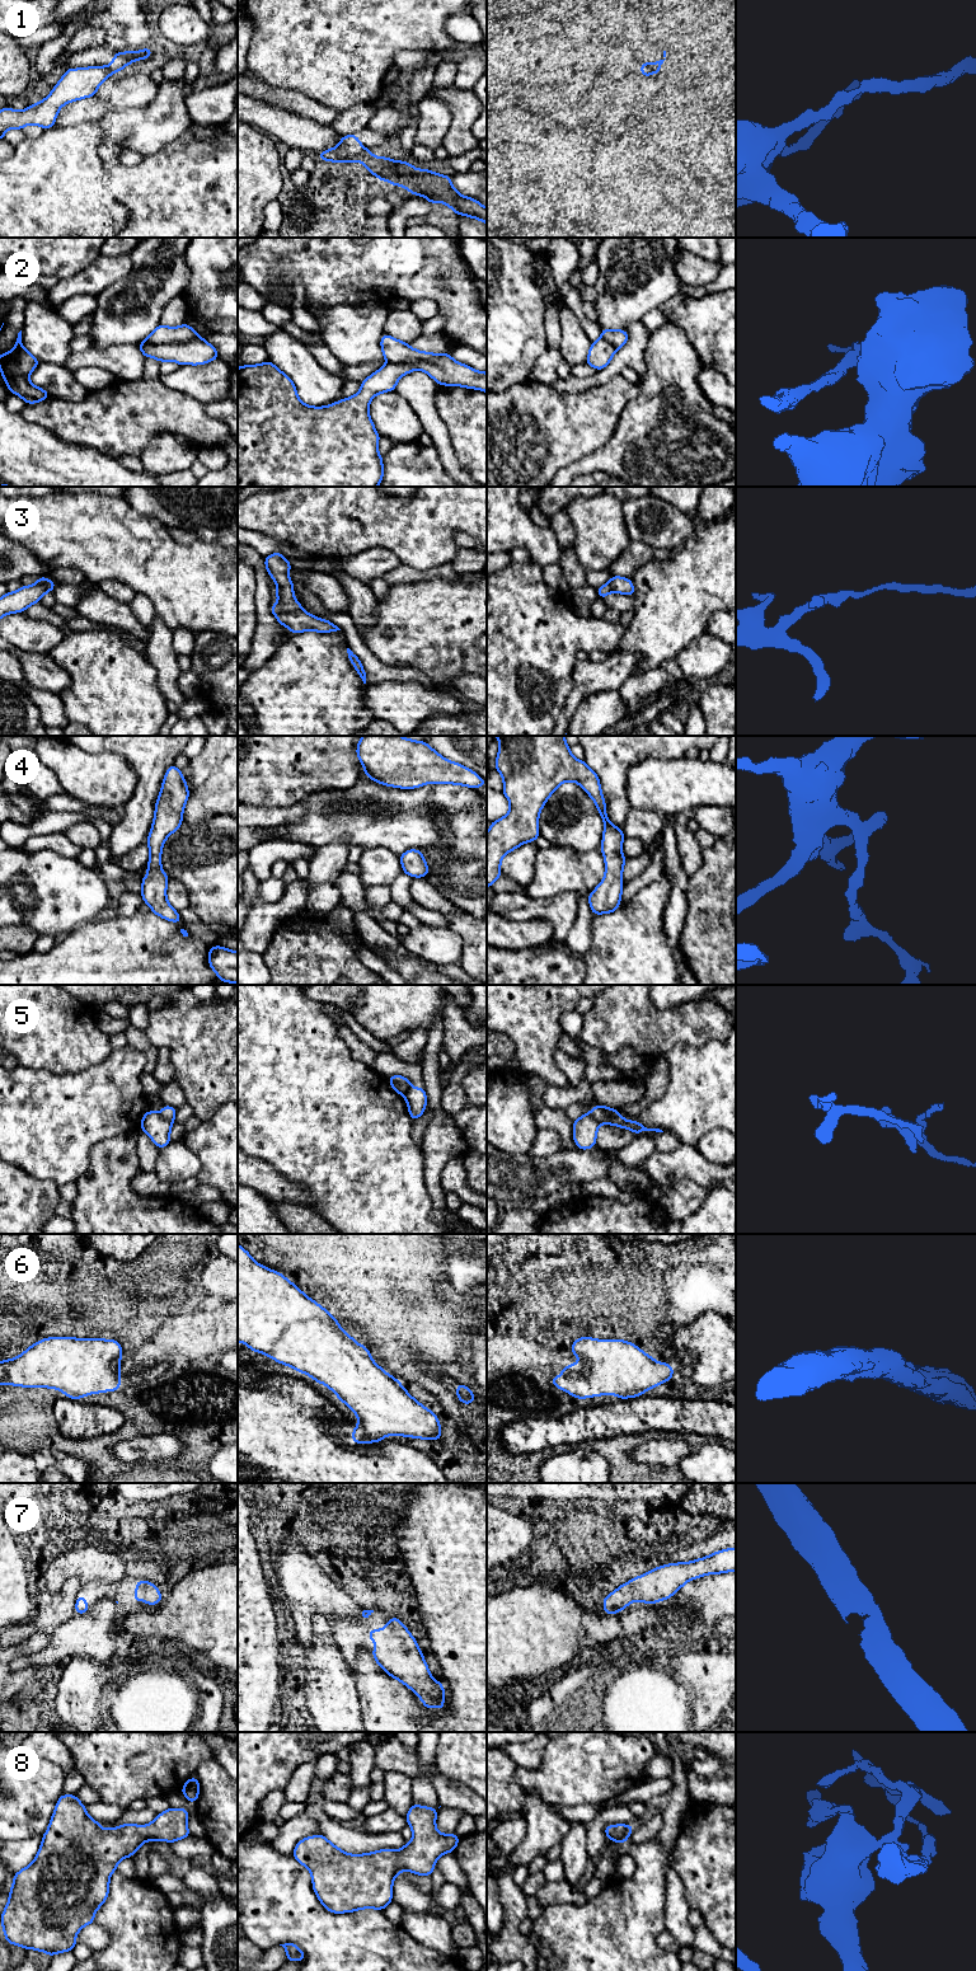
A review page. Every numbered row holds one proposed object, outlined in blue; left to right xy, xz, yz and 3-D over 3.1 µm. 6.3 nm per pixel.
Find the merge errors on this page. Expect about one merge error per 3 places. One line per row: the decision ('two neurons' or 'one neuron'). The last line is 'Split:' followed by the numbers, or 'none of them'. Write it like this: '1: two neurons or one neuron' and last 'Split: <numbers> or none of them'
1: two neurons
2: two neurons
3: two neurons
4: one neuron
5: two neurons
6: one neuron
7: one neuron
8: one neuron
Split: 1, 2, 3, 5

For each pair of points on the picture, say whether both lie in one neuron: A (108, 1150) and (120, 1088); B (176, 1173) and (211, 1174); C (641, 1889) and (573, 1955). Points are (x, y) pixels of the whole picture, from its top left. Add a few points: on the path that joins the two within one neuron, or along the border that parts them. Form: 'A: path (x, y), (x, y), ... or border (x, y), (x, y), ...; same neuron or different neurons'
A: border (137, 1131), (120, 1134), (99, 1141), (88, 1157); different neurons
B: border (187, 1146), (200, 1160), (198, 1176); different neurons
C: path (627, 1906), (591, 1937); same neuron

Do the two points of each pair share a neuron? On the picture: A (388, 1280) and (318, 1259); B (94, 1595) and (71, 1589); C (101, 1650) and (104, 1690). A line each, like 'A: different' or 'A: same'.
A: same
B: different
C: different

